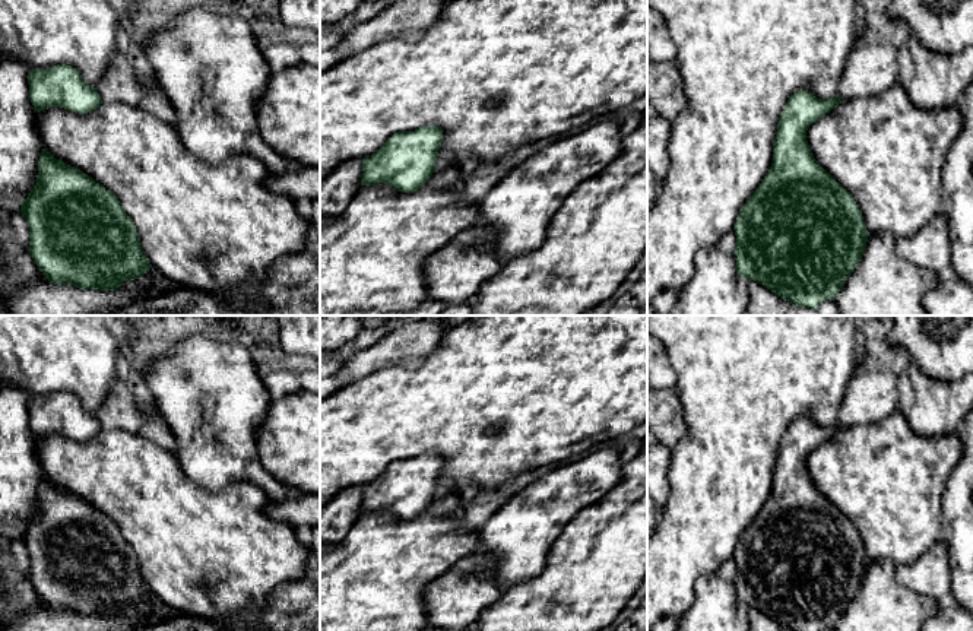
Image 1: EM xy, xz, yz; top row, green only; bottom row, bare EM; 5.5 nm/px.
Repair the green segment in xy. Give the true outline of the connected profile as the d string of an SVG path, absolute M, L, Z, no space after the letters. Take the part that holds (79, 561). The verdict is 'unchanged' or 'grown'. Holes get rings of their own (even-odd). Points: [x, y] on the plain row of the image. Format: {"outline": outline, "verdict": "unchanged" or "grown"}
{"outline": "M57 391L48 396L29 399L29 427L35 434L35 454L42 469L37 510L20 532L20 540L29 555L29 581L38 596L54 612L73 612L79 616L117 618L126 608L139 606L153 593L161 602L171 606L177 613L199 618L218 618L228 622L234 631L269 631L259 615L266 606L267 596L282 583L301 578L313 557L310 546L299 542L295 529L267 516L270 498L263 489L248 482L229 483L213 492L194 483L181 469L175 456L155 444L152 440L123 429L104 429L96 415L88 412L80 400L69 391Z", "verdict": "grown"}

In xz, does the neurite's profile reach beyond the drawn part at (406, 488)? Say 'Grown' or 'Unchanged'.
Grown

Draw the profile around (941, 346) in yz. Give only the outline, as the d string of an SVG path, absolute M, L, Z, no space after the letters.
M893 316L888 345L903 346L912 364L936 381L957 381L973 374L973 316Z

